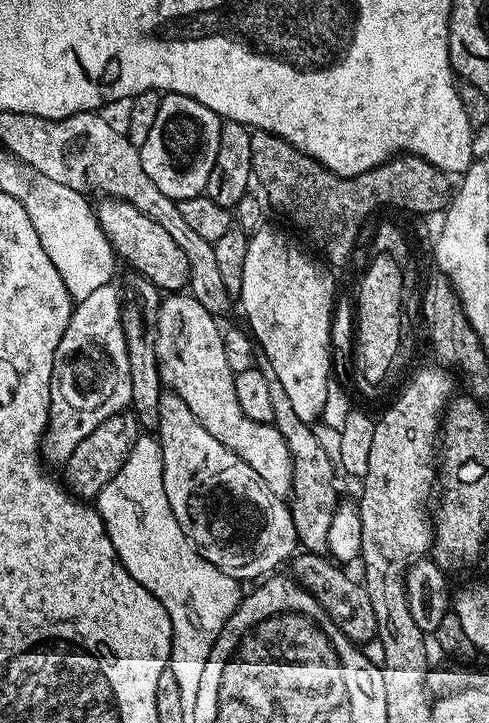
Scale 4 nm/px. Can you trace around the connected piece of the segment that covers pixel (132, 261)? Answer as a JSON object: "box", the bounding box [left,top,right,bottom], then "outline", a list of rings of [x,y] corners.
{"box":[94,198,192,294],"outline":[[[113,198],[101,199],[101,204],[95,205],[94,211],[96,221],[102,226],[102,230],[106,234],[106,238],[112,244],[112,250],[116,253],[121,261],[126,260],[139,275],[145,276],[155,288],[159,288],[168,294],[176,294],[181,290],[187,289],[190,284],[192,267],[188,265],[186,254],[182,254],[182,246],[178,246],[178,242],[174,242],[174,238],[170,238],[167,230],[162,230],[162,226],[158,226],[158,222],[154,222],[154,218],[146,218],[146,214],[142,214],[134,206],[130,206],[130,202],[125,200],[116,200]]]}

